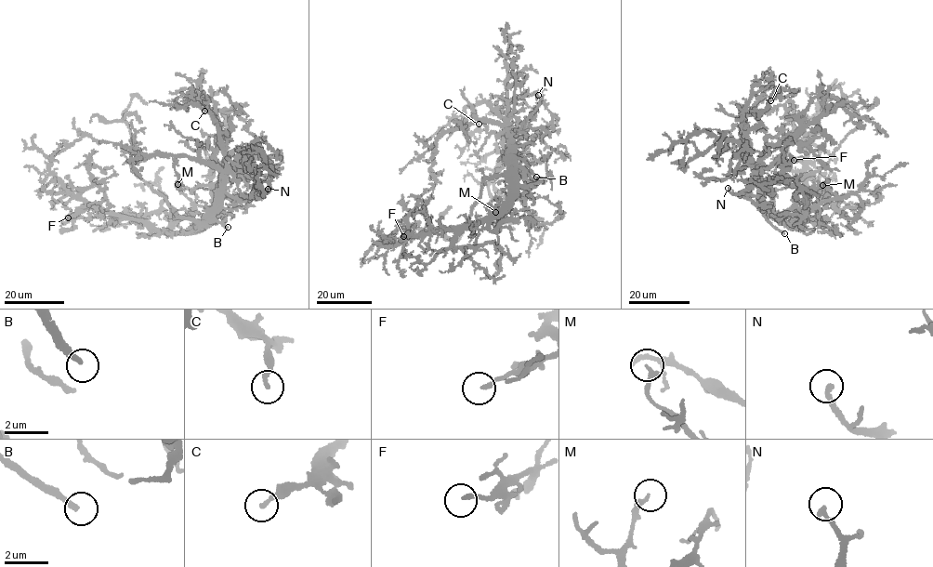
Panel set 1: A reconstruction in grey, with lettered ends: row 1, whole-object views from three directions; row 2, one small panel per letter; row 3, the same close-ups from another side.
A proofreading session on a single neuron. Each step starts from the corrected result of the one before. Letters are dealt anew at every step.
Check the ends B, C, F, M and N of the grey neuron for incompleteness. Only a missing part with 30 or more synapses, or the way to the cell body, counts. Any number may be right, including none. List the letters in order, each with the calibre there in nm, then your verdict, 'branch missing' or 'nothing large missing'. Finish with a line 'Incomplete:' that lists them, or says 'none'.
B: calibre 240 nm; branch missing
C: calibre 190 nm; nothing large missing
F: calibre 160 nm; nothing large missing
M: calibre 240 nm; nothing large missing
N: calibre 200 nm; nothing large missing
Incomplete: B

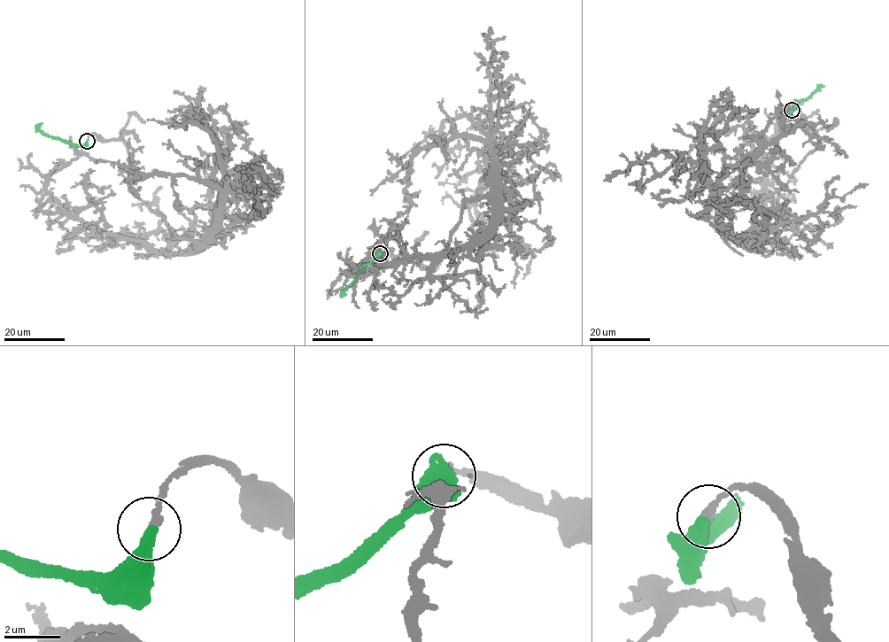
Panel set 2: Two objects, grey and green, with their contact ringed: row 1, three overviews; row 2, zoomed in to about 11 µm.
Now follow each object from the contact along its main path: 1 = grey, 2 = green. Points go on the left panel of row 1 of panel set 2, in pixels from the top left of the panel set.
1: (87, 141), (125, 143), (129, 189), (195, 248), (158, 252), (72, 218), (46, 189), (83, 152), (70, 136)
2: (87, 141), (81, 146), (44, 134), (40, 129), (40, 122)

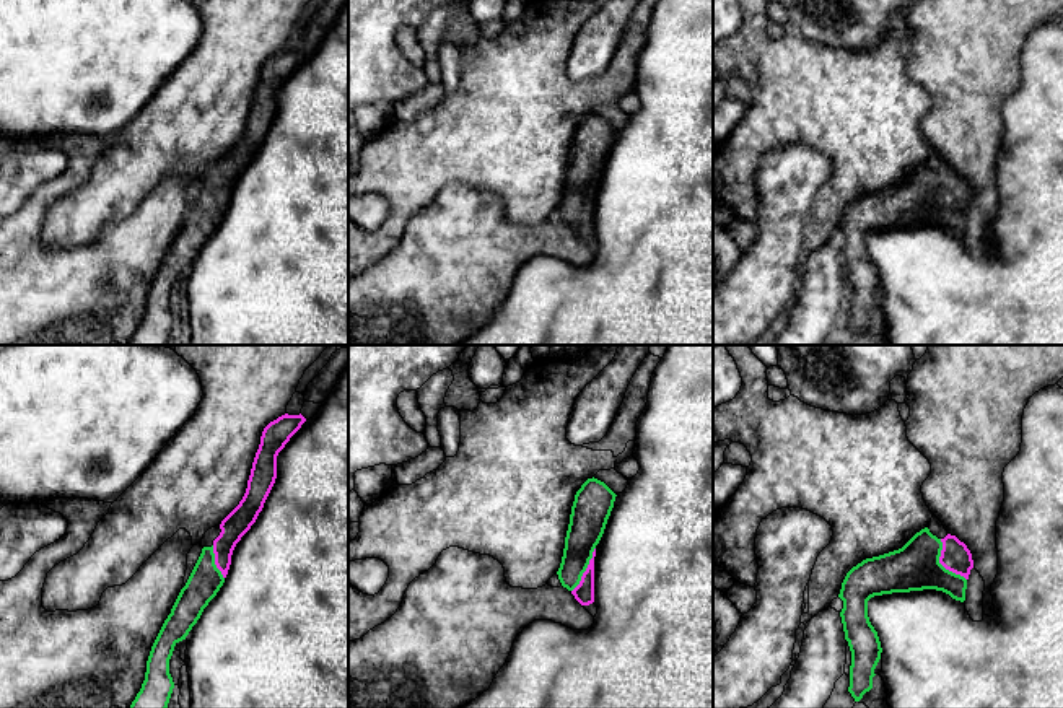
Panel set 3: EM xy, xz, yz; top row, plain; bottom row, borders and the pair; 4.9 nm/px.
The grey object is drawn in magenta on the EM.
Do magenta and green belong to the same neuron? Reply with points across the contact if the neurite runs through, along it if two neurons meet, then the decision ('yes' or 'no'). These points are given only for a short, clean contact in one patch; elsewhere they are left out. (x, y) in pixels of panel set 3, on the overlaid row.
yes

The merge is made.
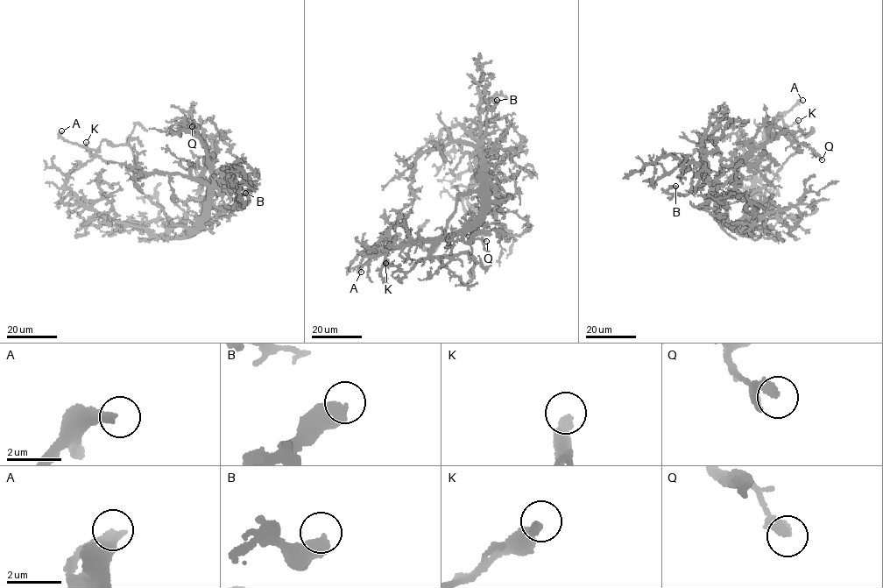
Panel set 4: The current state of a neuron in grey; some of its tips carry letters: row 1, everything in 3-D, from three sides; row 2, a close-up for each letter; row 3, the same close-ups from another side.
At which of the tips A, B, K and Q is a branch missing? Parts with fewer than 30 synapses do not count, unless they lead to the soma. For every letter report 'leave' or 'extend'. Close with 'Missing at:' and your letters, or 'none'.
A: extend
B: leave
K: leave
Q: leave
Missing at: A

